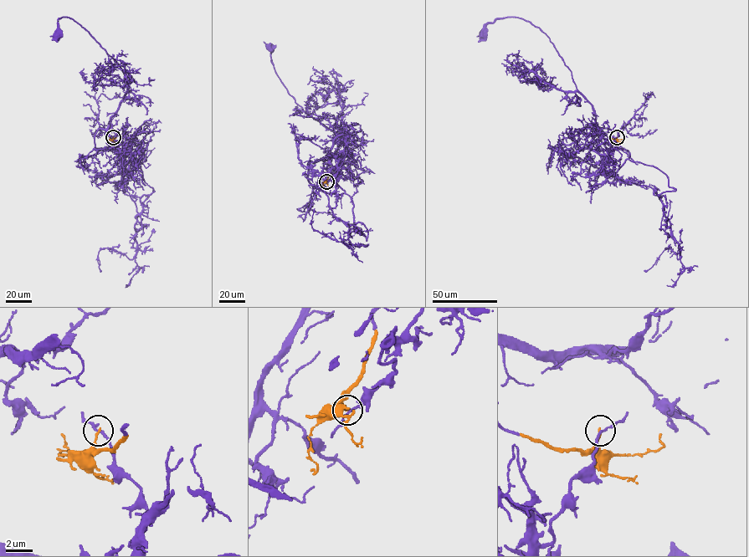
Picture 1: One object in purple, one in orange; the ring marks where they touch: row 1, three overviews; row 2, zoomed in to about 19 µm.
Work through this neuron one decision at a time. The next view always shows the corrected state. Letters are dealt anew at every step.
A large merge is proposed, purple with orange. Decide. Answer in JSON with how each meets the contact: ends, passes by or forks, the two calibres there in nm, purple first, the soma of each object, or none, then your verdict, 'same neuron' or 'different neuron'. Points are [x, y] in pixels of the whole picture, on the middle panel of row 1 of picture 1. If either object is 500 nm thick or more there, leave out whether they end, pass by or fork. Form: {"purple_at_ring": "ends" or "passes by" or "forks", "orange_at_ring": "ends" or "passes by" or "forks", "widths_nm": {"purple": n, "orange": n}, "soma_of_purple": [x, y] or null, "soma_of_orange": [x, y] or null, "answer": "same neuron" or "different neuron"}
{"purple_at_ring": "forks", "orange_at_ring": "ends", "widths_nm": {"purple": 130, "orange": 140}, "soma_of_purple": [270, 47], "soma_of_orange": null, "answer": "same neuron"}

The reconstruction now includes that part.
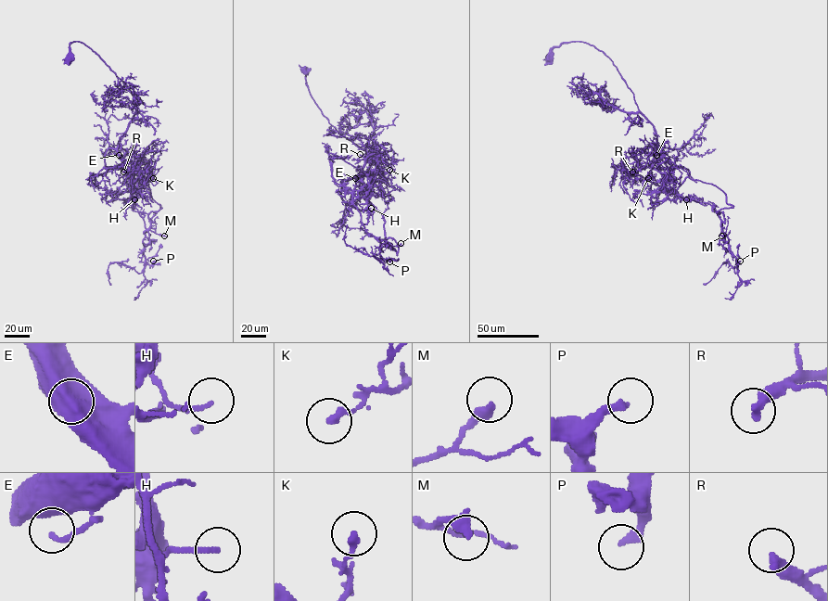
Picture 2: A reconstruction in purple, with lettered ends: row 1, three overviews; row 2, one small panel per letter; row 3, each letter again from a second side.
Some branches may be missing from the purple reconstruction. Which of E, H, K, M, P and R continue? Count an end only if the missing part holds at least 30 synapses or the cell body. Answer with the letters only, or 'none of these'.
R

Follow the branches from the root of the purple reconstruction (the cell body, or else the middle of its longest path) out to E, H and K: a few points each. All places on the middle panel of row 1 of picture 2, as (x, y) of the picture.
E: (306, 70), (306, 85), (322, 113), (340, 134), (363, 148), (373, 160), (364, 174), (355, 178)
H: (306, 70), (306, 85), (322, 113), (373, 160), (356, 178), (367, 185), (363, 192), (372, 193), (371, 208)
K: (306, 70), (306, 85), (322, 113), (373, 160), (363, 176), (353, 177), (371, 154), (382, 174), (389, 170)

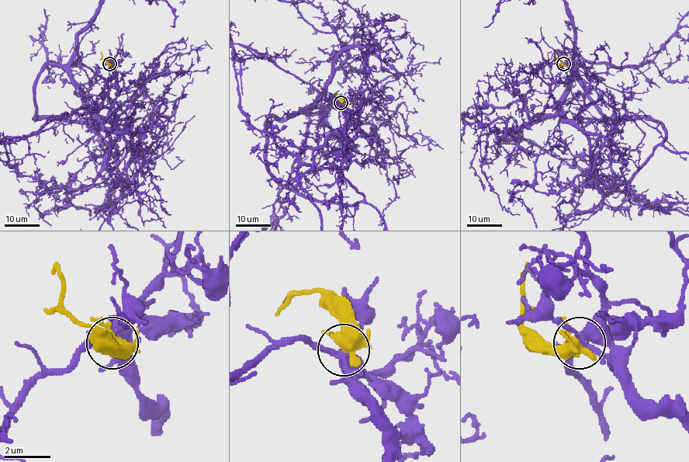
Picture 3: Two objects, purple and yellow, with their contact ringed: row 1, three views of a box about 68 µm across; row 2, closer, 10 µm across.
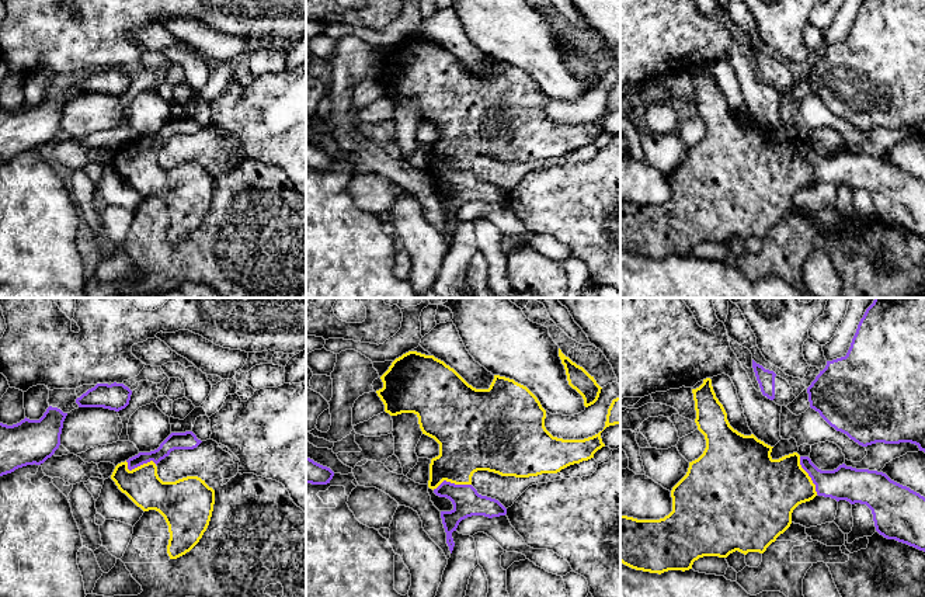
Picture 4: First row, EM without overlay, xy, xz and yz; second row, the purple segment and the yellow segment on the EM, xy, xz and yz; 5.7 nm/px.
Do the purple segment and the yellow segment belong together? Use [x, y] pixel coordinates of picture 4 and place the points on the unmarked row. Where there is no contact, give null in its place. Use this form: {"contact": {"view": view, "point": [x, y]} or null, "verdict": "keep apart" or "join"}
{"contact": {"view": "xz", "point": [451, 169]}, "verdict": "join"}

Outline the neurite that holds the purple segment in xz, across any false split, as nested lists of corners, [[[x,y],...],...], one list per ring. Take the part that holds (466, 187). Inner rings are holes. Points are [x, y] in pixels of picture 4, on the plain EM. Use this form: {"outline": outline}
{"outline": [[[408,37],[396,44],[380,65],[383,73],[376,79],[385,90],[385,97],[390,101],[414,98],[422,119],[439,129],[439,140],[430,149],[428,173],[453,190],[451,197],[441,197],[451,239],[455,232],[452,218],[462,205],[472,201],[493,204],[507,199],[498,185],[479,180],[472,171],[474,157],[488,156],[515,163],[557,159],[594,143],[594,139],[605,132],[602,117],[584,125],[553,122],[545,112],[546,96],[538,83],[526,72],[505,62],[494,60],[488,74],[476,74],[434,41]]]}

